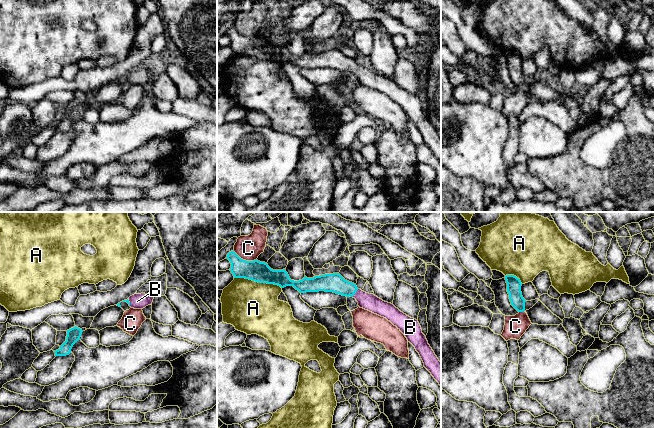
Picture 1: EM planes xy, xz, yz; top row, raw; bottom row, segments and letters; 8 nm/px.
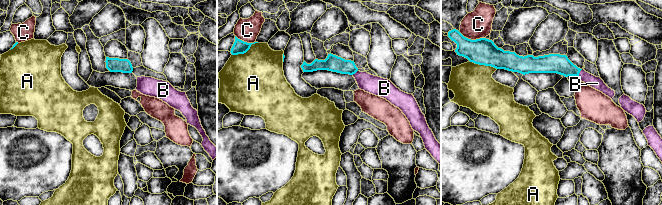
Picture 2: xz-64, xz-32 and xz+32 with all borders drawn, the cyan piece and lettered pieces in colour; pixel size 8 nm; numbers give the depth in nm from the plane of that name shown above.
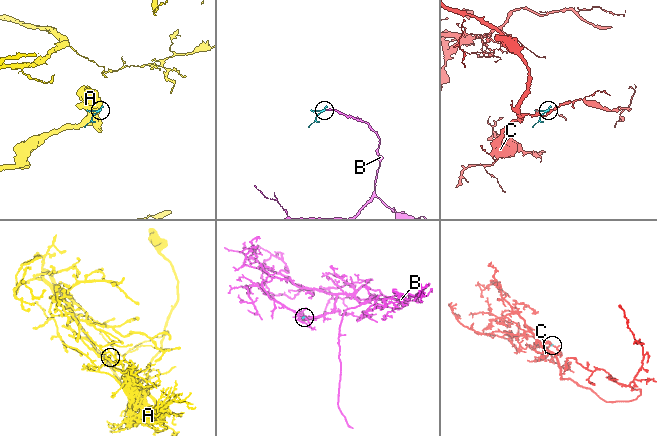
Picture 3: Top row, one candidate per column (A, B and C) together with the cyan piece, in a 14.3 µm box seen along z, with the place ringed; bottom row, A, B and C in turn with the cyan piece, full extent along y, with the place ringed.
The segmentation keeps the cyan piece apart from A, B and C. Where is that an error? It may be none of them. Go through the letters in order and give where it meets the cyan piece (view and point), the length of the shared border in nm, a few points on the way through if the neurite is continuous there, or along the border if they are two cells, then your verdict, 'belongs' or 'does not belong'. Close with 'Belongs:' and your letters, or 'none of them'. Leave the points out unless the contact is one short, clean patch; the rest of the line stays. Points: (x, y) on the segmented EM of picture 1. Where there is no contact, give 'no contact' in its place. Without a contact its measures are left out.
A: xz (258, 282) | 400 nm | does not belong
B: xz (355, 292) | 80 nm | across xz (335, 283), (355, 292), (370, 302) | belongs
C: xz (245, 260) | 200 nm | does not belong
Belongs: B

